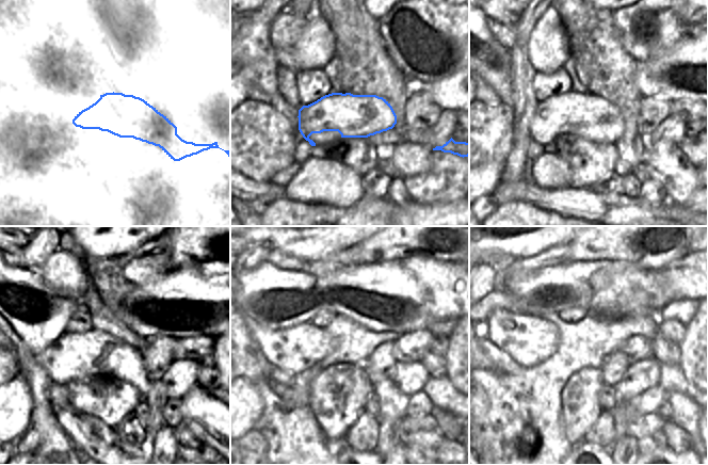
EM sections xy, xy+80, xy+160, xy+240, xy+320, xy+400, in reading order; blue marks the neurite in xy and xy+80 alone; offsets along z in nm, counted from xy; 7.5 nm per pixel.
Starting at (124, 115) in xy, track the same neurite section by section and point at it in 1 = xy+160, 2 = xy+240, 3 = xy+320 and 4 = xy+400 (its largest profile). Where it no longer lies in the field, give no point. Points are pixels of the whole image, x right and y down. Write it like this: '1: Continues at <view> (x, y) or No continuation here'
1: Continues at xy+160 (592, 117)
2: Continues at xy+240 (70, 356)
3: Continues at xy+320 (294, 350)
4: Continues at xy+400 (528, 340).

